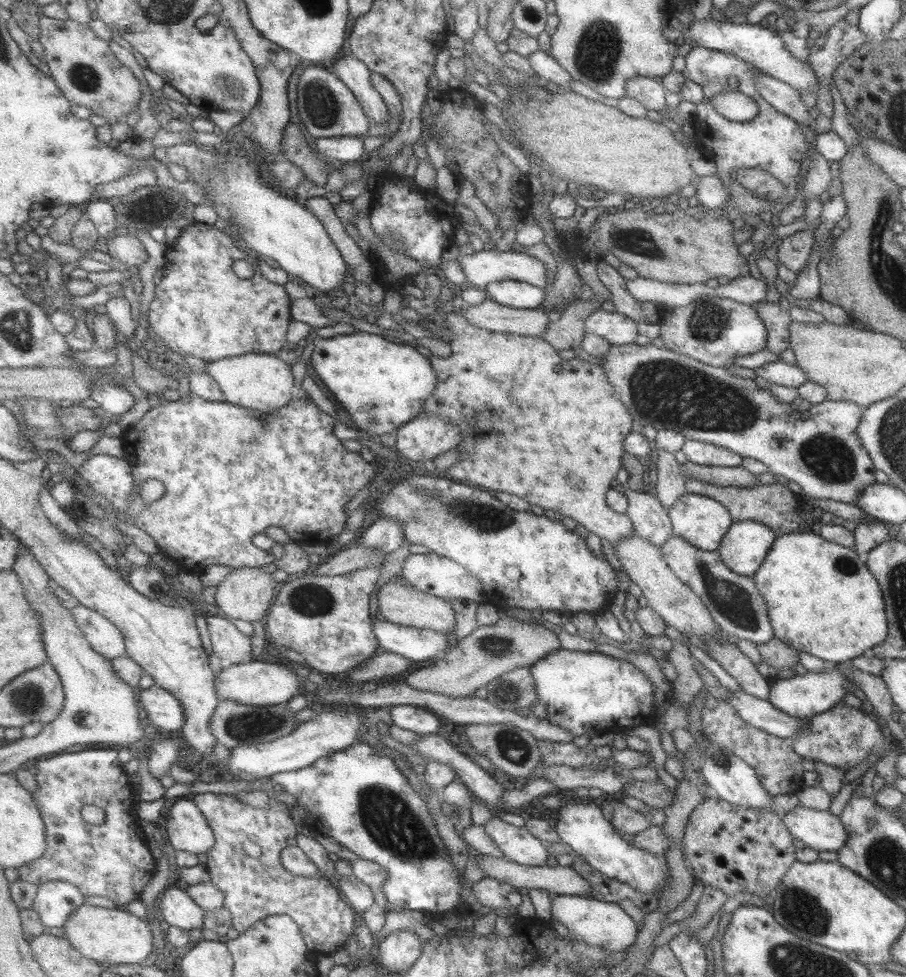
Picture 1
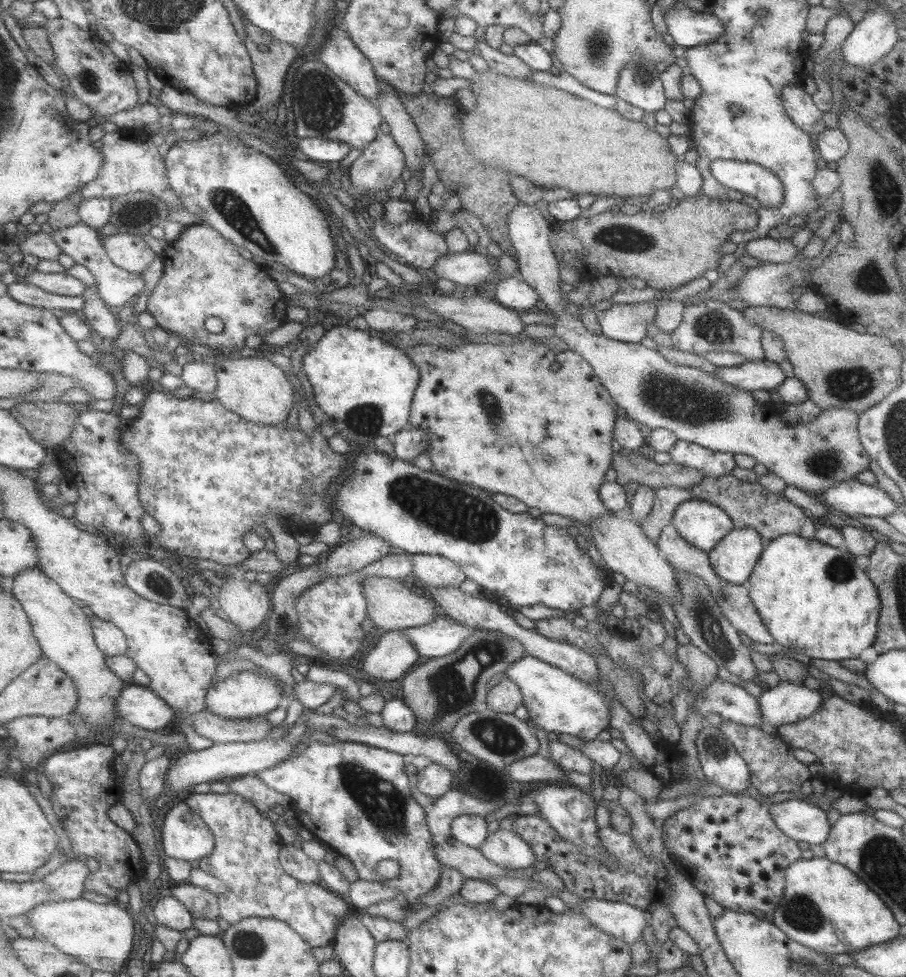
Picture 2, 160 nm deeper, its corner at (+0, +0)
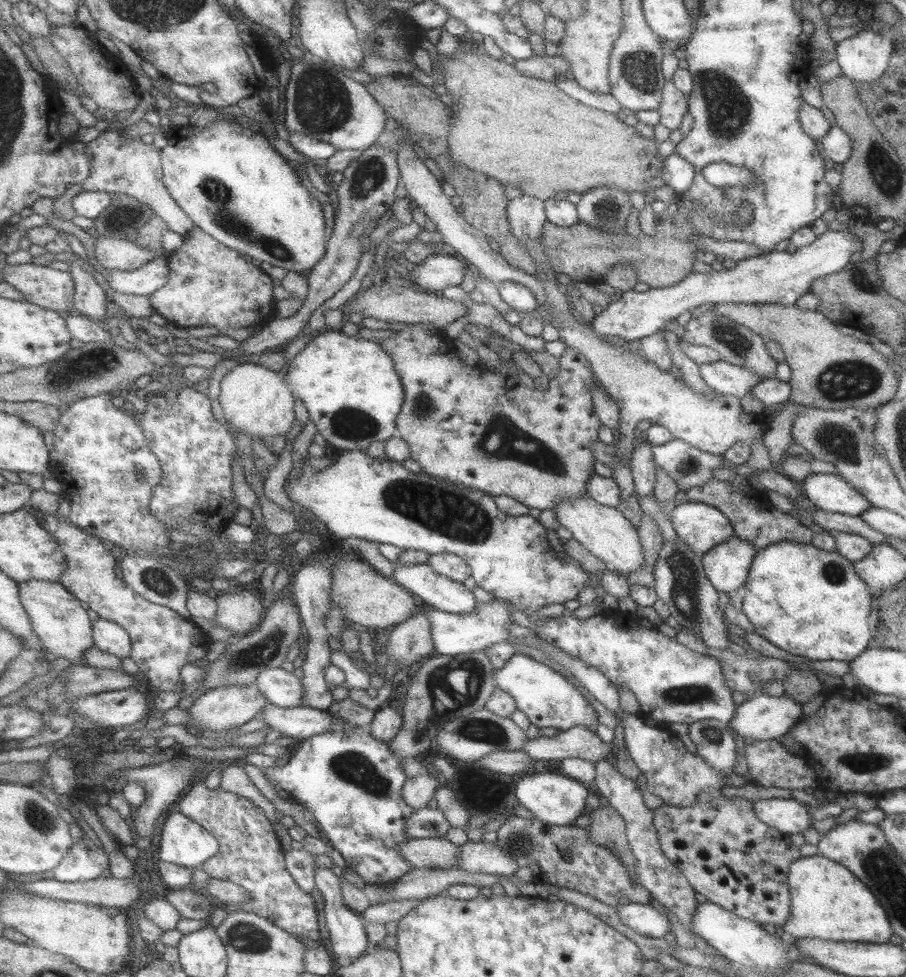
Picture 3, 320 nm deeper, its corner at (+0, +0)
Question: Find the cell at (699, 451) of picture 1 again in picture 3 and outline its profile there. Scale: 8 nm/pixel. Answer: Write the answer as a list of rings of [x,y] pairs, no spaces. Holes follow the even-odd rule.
[[[672,439],[666,444],[651,445],[652,461],[654,466],[661,468],[665,474],[669,475],[676,484],[678,490],[685,492],[692,486],[701,486],[712,478],[711,470],[721,467],[721,455],[709,454],[693,448],[683,440]]]

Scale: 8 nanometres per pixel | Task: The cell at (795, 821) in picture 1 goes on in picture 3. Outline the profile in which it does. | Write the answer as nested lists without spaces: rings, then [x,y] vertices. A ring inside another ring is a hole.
[[[792,798],[760,799],[752,803],[752,811],[761,822],[788,836],[802,833],[814,822],[809,820],[805,805]]]

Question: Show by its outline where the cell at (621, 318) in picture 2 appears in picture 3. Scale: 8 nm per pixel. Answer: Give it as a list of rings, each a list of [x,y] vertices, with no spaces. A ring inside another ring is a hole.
[[[828,229],[816,237],[813,243],[799,247],[793,253],[773,249],[738,260],[730,269],[711,269],[704,273],[691,271],[683,280],[668,287],[648,288],[646,292],[634,292],[632,289],[623,291],[621,298],[608,304],[598,316],[594,316],[590,324],[601,336],[639,341],[643,336],[664,329],[668,320],[703,304],[771,303],[789,306],[809,292],[813,280],[840,271],[849,263],[849,256],[853,252],[862,250],[863,242],[855,234]]]

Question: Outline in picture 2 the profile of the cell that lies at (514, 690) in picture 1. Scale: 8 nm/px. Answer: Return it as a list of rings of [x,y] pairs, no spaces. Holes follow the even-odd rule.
[[[507,674],[488,692],[487,707],[501,714],[513,714],[525,704],[521,687],[511,681]]]

